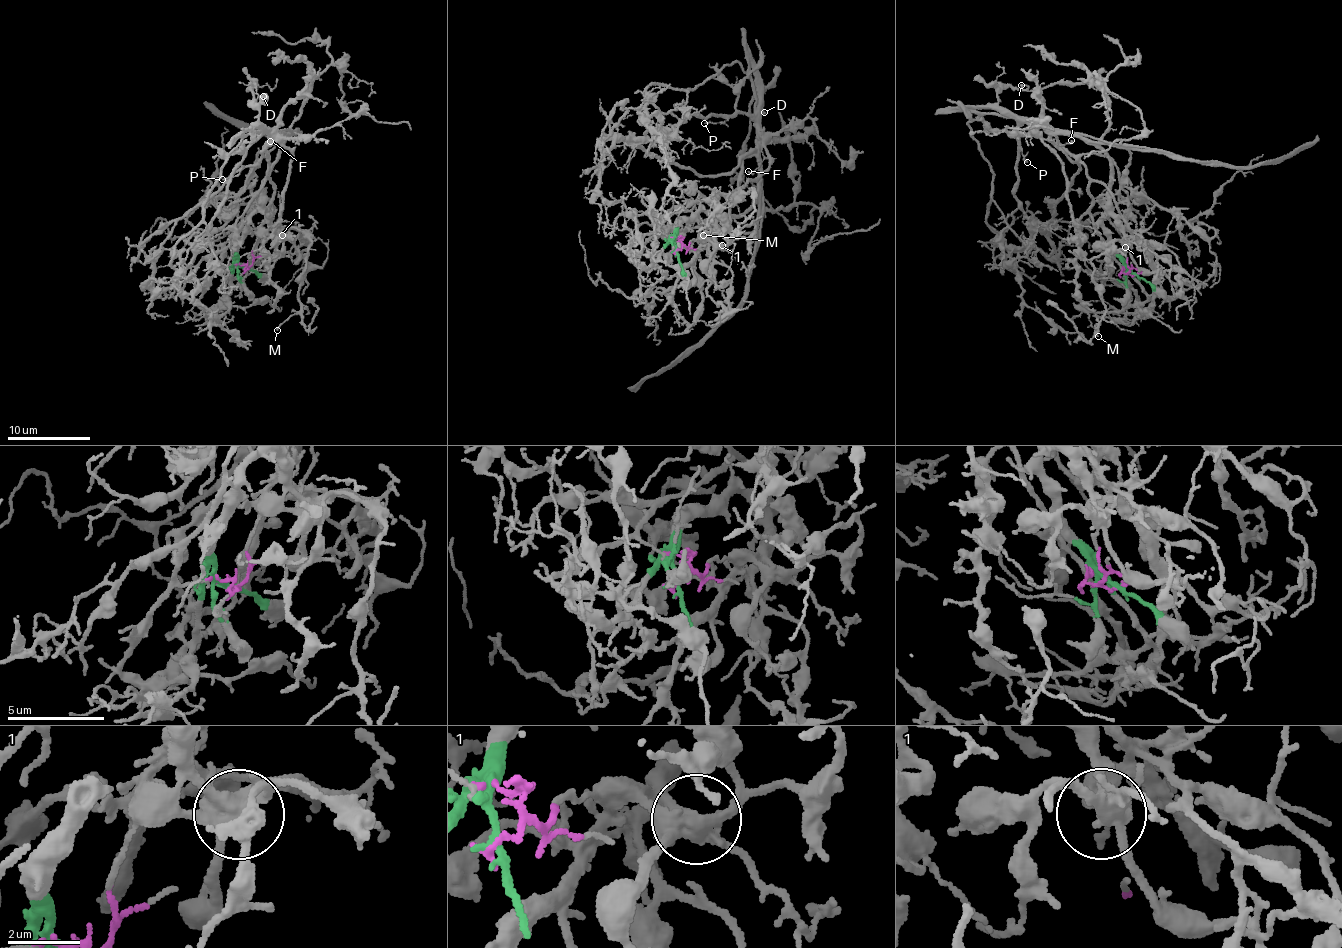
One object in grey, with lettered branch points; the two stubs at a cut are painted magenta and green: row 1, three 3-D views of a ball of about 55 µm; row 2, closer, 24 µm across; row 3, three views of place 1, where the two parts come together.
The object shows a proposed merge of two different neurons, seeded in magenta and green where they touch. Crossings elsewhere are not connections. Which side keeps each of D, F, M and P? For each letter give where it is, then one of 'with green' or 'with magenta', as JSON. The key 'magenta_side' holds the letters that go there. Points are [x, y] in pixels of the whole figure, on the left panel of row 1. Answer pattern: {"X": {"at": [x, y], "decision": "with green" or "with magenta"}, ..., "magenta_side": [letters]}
{"D": {"at": [263, 96], "decision": "with green"}, "F": {"at": [270, 141], "decision": "with green"}, "M": {"at": [277, 330], "decision": "with magenta"}, "P": {"at": [222, 179], "decision": "with green"}, "magenta_side": ["M"]}

